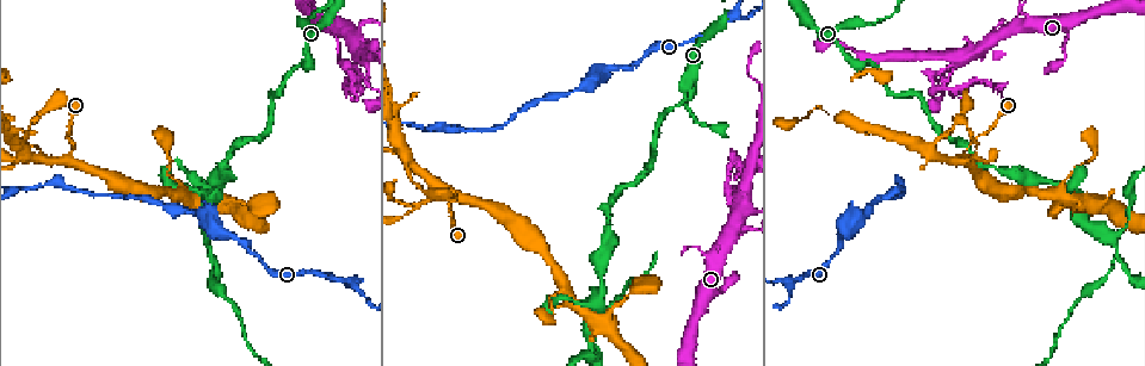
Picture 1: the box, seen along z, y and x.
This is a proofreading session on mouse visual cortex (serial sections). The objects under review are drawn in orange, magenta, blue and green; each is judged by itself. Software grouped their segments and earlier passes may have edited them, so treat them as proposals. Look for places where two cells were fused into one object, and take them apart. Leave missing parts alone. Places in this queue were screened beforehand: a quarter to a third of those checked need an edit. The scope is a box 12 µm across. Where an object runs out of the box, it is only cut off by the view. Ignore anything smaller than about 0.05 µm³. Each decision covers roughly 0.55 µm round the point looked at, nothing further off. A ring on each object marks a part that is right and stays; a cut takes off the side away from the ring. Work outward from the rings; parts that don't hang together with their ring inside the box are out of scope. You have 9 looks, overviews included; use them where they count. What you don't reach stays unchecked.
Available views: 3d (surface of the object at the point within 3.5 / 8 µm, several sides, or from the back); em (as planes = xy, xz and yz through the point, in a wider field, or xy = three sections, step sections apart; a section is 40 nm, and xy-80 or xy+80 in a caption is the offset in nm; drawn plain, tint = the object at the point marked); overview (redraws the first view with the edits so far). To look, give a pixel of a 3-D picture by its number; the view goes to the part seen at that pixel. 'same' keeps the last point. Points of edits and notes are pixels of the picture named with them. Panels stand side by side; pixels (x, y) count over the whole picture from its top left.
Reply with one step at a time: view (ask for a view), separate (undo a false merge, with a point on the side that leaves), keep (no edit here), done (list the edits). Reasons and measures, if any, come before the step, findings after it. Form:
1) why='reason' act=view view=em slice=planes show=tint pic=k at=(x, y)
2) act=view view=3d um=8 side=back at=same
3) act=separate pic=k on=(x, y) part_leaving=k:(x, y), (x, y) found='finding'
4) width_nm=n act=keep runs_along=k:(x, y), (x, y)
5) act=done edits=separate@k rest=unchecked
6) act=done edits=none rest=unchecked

why='sharp bend' act=view view=3d um=3.5 pic=1 at=(354, 80)

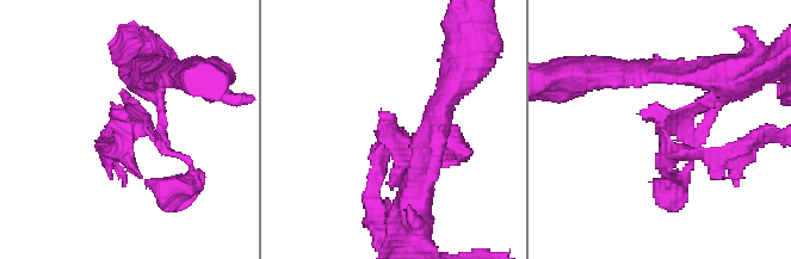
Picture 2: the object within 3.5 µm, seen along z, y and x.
arm_widths_nm=100,150 why='now the EM' act=view view=em slice=planes show=tint pic=2 at=(396, 132)

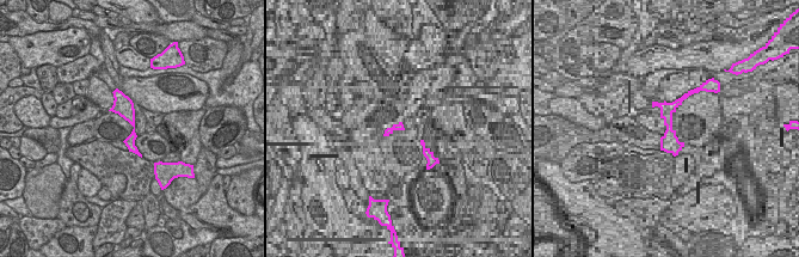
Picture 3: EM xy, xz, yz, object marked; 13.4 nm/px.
act=separate pic=2 on=(121, 141) part_leaving=2:(155, 133), (136, 125), (107, 155) found='a second cell is stuck on'

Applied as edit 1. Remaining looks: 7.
why='abrupt turn' act=view view=3d um=3.5 pic=1 at=(279, 96)

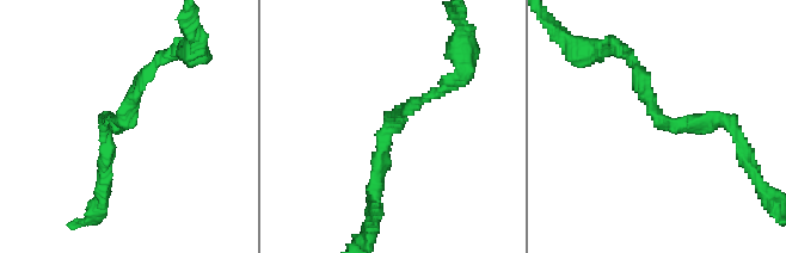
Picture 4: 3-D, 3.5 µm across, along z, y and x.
act=view view=em slice=xy step=3 show=plain pic=4 at=(660, 122)

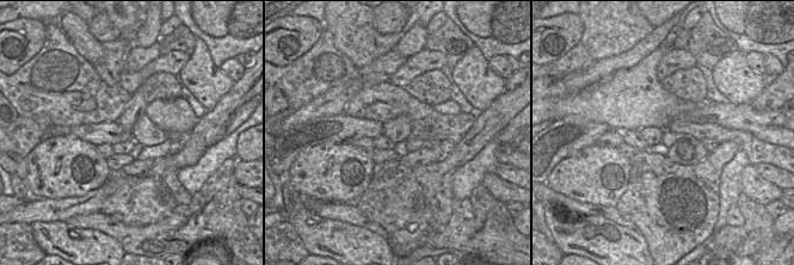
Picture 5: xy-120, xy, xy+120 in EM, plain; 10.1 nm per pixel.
why='where the object lies' act=view view=em slice=xy step=3 show=tint at=same

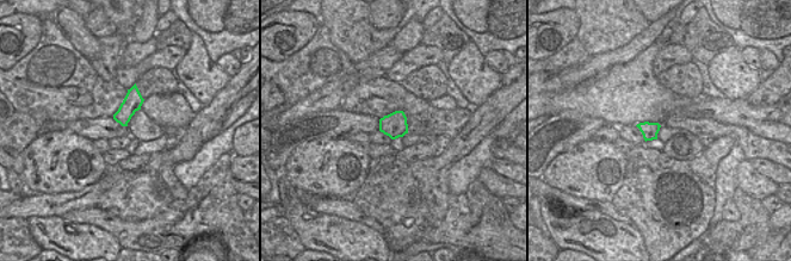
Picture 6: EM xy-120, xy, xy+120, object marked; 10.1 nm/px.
act=keep runs_along=4:(633, 60), (661, 122), (734, 129) found='all the same cell'

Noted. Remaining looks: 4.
why='three-way junction' act=view view=3d um=3.5 side=back pic=1 at=(355, 282)

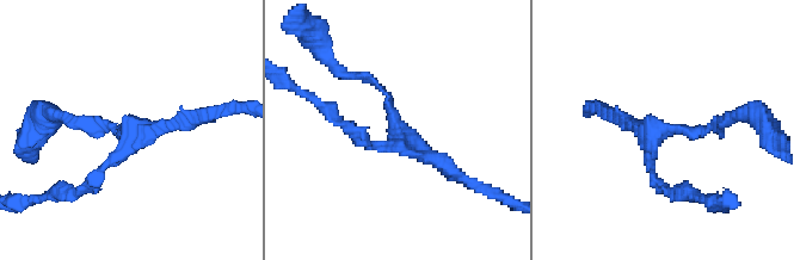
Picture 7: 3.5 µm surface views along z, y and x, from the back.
arms=3 arm_widths_nm=100,150,200 why='shape alone is not enough' act=view view=em slice=xy step=5 show=tint pic=7 at=(131, 133)

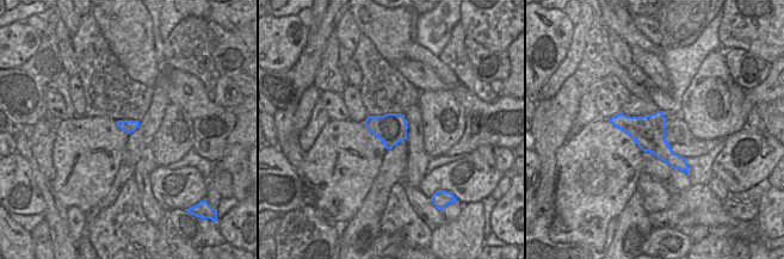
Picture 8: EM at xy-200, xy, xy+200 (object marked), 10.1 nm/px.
width_nm=320 act=keep runs_along=8:(613, 119), (641, 129), (685, 168) found='continuous, no second cell'

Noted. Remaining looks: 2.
why='three arms meet' act=view view=3d um=3.5 pic=1 at=(591, 304)

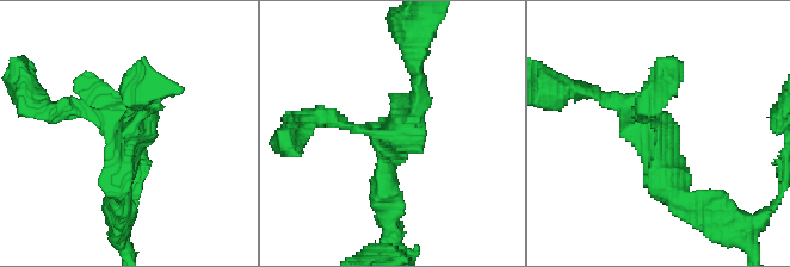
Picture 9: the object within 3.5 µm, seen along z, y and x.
act=view view=em slice=xy step=1 show=tint pic=9 at=(131, 130)

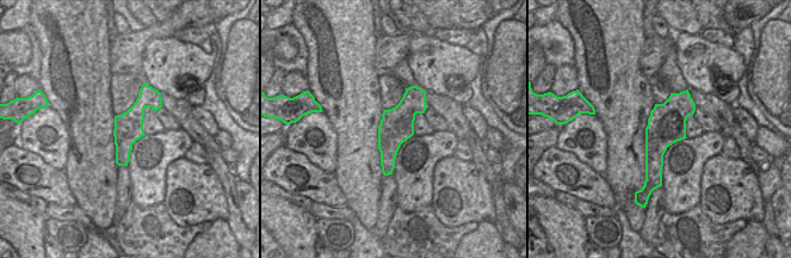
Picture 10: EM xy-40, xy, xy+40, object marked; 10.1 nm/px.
arm_widths_nm=150,200,300 act=keep found='one cell here'

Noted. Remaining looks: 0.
act=done edits=separate@2 rest=unchecked

